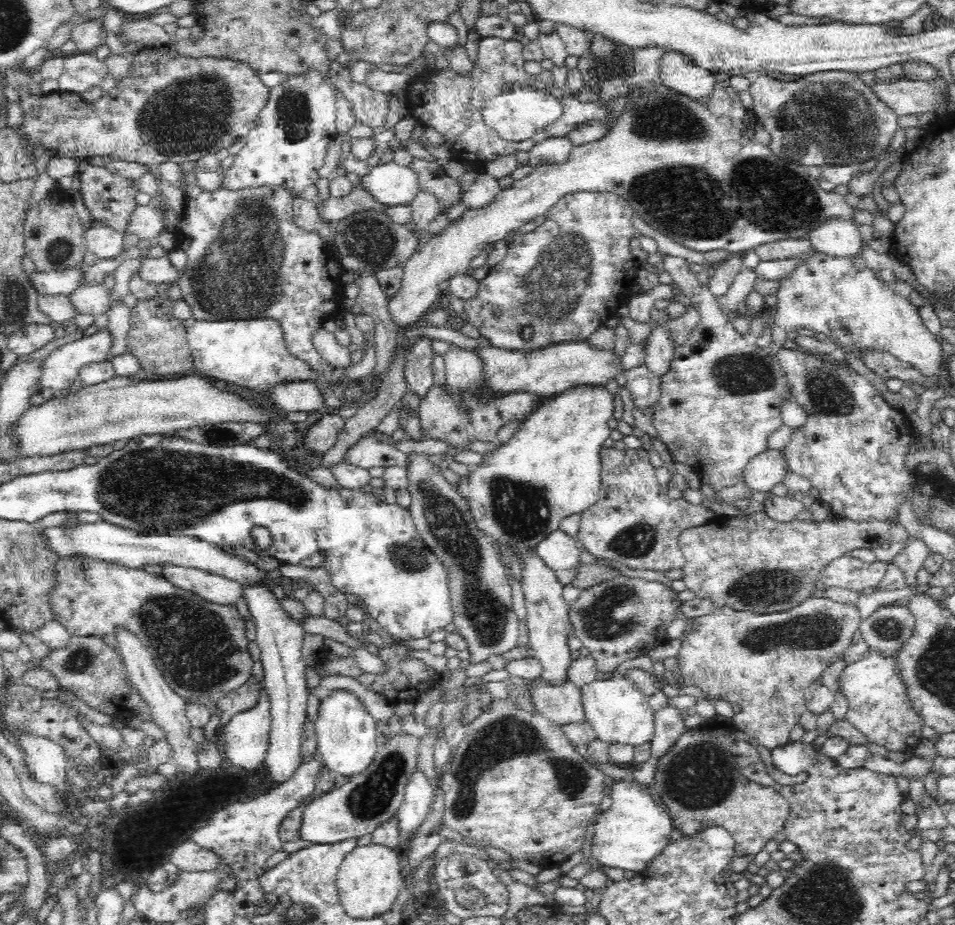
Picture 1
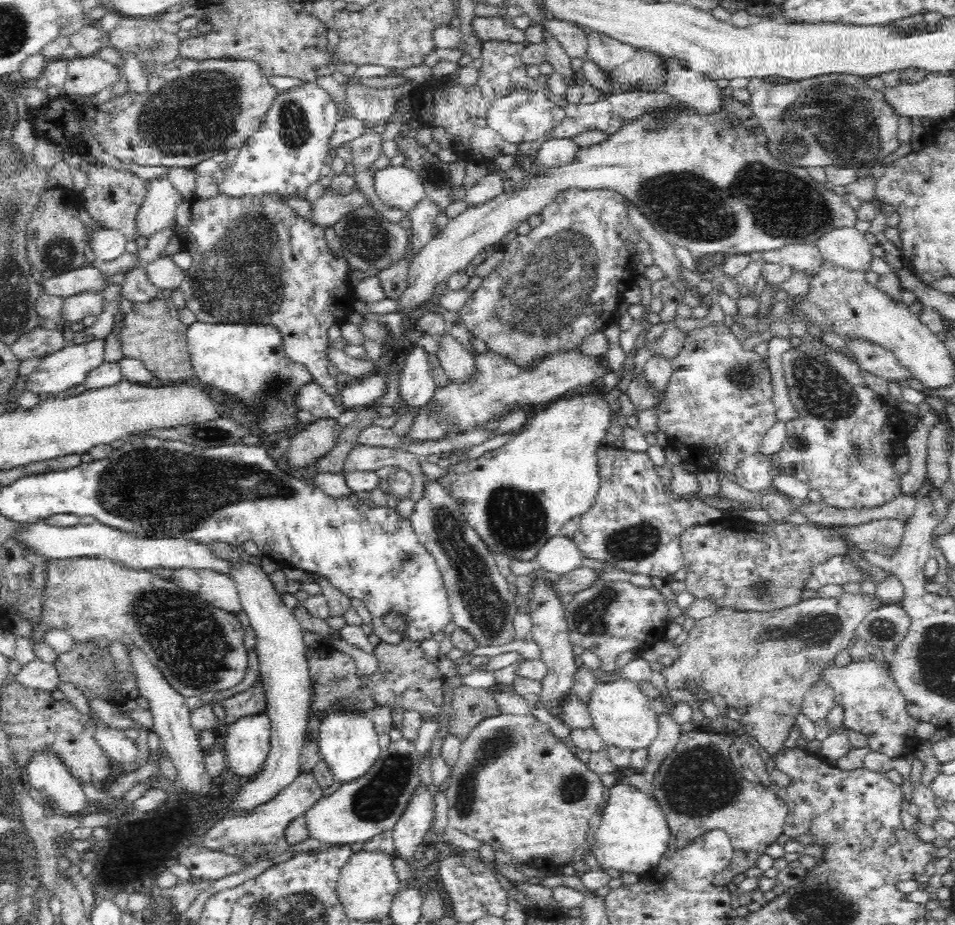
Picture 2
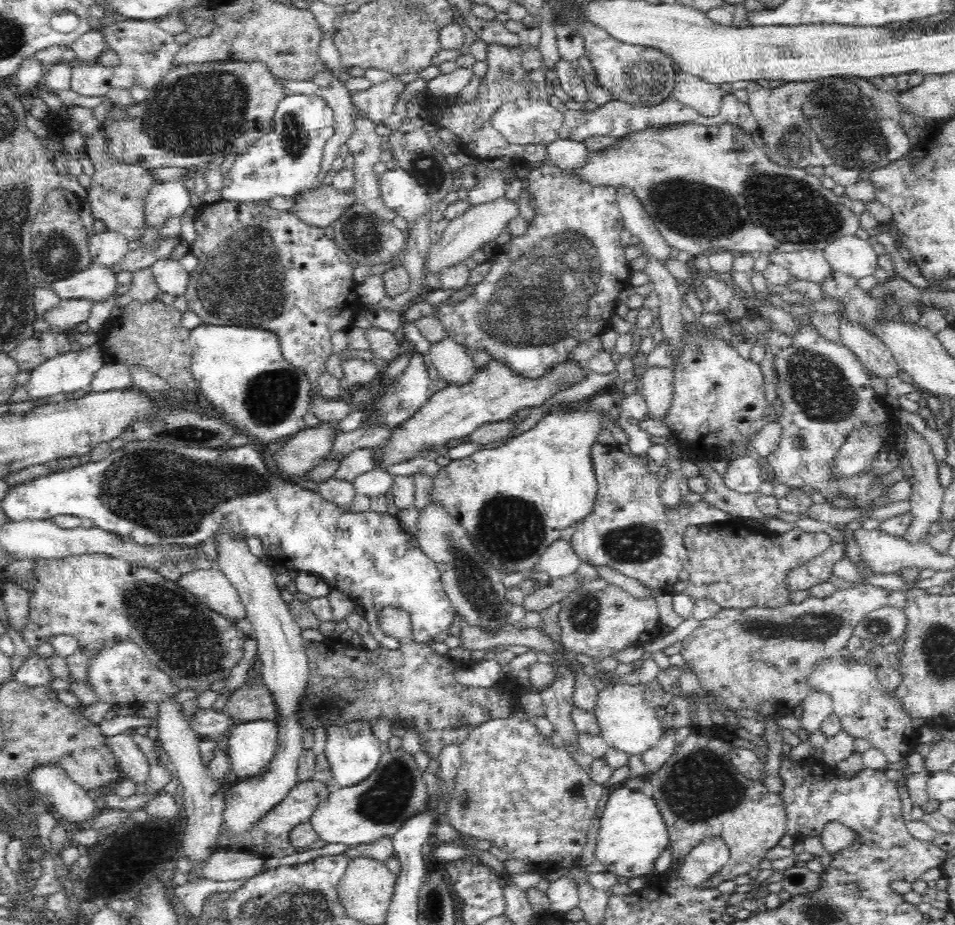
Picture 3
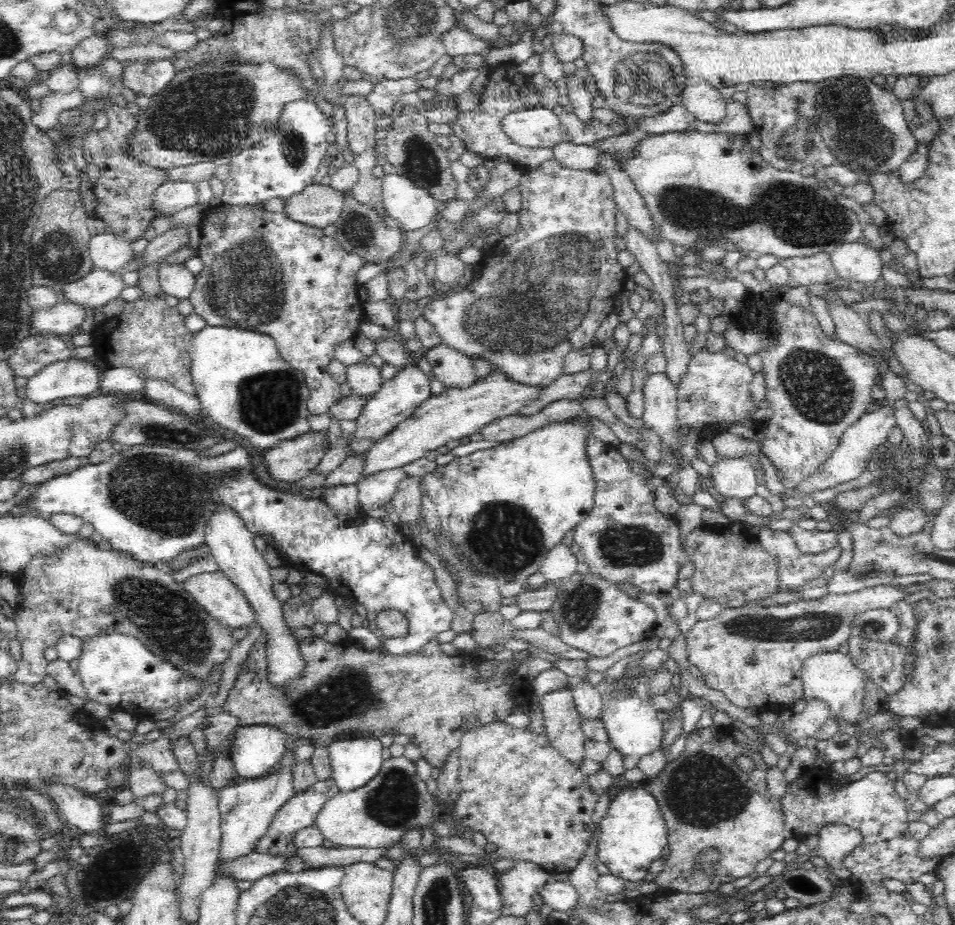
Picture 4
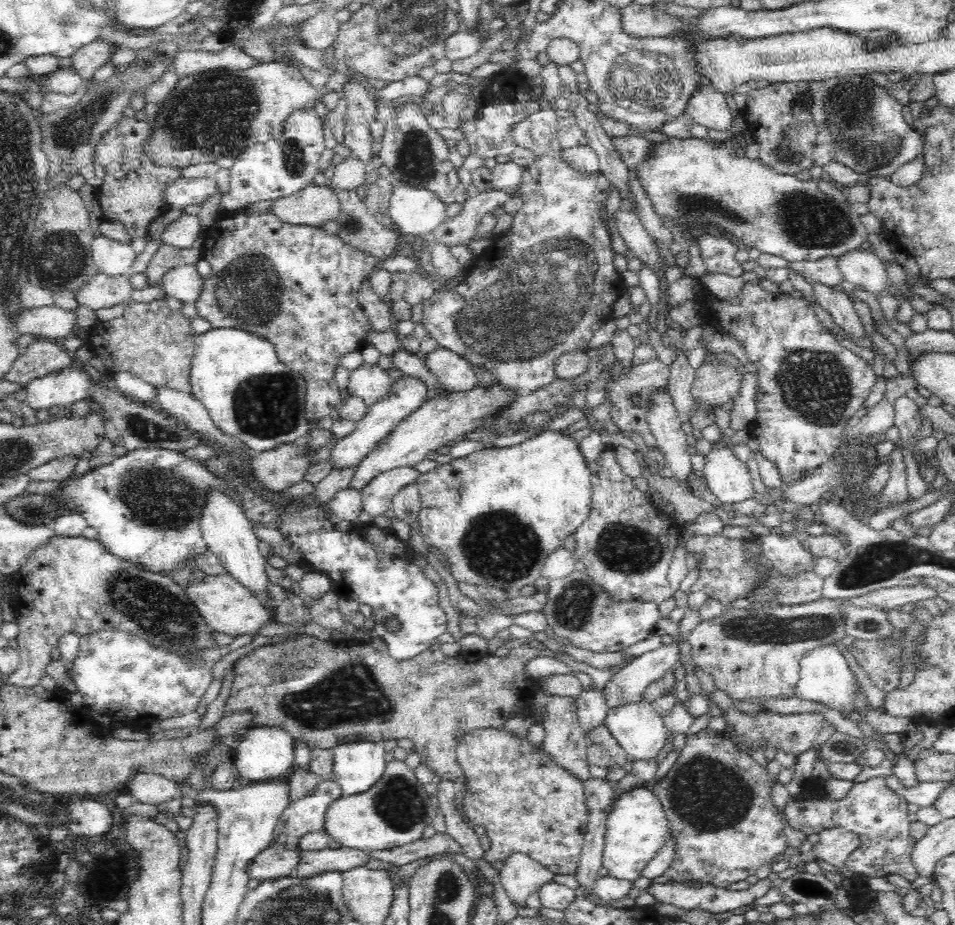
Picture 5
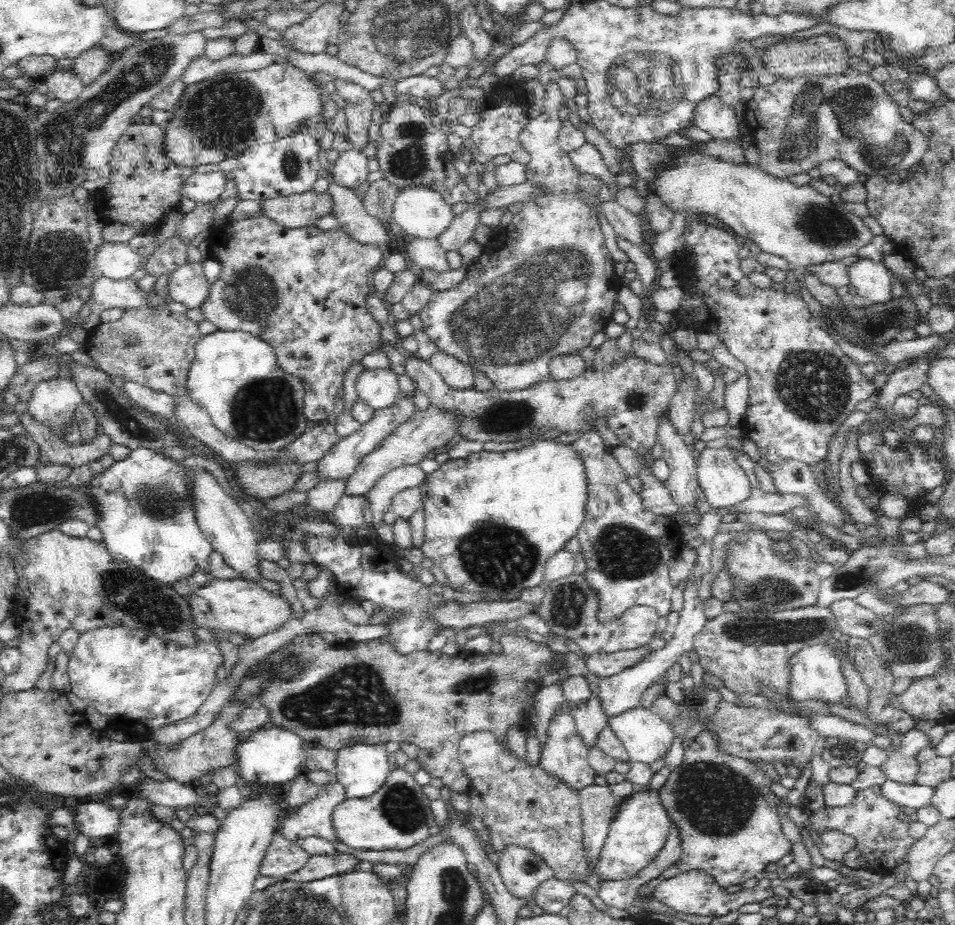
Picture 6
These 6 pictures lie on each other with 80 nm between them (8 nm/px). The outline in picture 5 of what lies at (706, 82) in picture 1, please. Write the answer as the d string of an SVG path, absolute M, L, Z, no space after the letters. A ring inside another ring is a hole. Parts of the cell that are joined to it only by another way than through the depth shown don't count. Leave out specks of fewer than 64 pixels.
M704 86L700 92L696 92L686 108L696 124L720 133L730 133L735 122L732 110L726 102L726 98L720 92L716 92L713 86Z

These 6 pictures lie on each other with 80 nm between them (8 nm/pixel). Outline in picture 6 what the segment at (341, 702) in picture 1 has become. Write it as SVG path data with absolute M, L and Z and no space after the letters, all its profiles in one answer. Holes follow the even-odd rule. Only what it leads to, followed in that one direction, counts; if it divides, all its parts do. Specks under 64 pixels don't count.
M354 744L342 748L338 751L334 766L336 780L345 788L347 798L352 800L372 799L386 784L390 772L392 768L388 762L388 753L382 744Z

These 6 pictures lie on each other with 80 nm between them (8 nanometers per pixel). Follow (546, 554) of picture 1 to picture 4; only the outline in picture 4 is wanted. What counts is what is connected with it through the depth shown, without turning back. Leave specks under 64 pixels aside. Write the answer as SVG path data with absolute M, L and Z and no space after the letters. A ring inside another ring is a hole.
M560 543L550 549L544 562L540 564L539 571L544 574L548 582L555 583L574 574L578 562L570 546Z

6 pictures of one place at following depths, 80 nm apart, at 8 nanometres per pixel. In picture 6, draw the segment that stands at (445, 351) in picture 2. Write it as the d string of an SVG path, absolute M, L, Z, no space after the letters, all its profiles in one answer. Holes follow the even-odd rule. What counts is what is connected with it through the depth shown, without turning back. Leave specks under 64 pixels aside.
M438 352L429 364L456 390L474 389L474 371L468 365Z

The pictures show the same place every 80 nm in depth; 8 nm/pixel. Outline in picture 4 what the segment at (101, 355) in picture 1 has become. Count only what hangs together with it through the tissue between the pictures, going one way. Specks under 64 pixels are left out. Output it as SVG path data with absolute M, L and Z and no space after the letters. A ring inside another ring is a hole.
M74 357L53 363L28 380L26 398L37 406L78 396L90 398L99 390L99 369L94 359Z

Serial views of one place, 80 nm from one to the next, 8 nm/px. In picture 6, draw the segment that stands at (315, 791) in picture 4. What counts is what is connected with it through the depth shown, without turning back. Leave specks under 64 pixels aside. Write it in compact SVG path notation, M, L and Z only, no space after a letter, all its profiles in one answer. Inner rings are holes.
M337 780L320 785L318 798L300 811L285 813L279 820L277 831L287 840L314 836L330 843L338 841L333 815L335 809L346 800L345 788Z

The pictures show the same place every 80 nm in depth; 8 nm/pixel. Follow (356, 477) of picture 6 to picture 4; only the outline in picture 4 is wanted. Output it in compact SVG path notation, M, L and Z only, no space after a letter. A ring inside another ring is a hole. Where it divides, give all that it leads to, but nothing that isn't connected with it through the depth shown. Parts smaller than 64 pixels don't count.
M497 371L486 378L478 379L476 385L468 389L445 389L439 396L431 396L406 420L399 422L382 440L375 442L364 457L364 470L360 480L377 473L403 468L423 458L425 452L432 452L456 438L465 439L478 433L491 420L508 415L516 415L523 406L538 400L542 389L513 383Z

